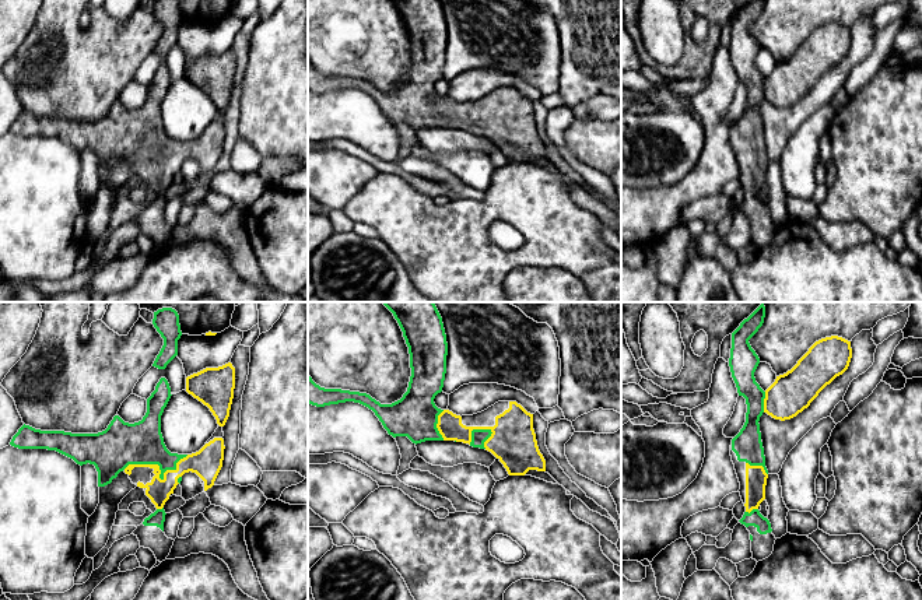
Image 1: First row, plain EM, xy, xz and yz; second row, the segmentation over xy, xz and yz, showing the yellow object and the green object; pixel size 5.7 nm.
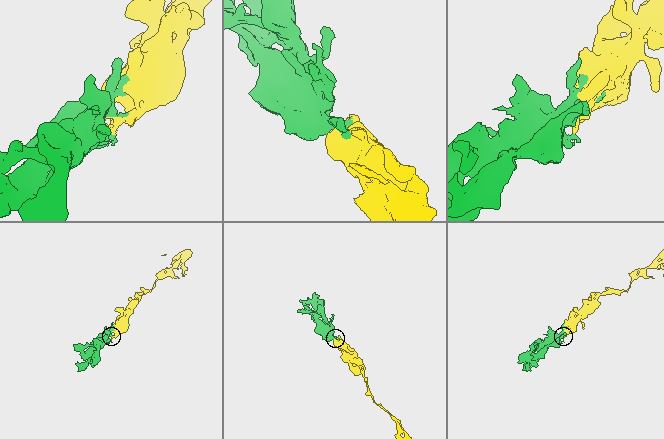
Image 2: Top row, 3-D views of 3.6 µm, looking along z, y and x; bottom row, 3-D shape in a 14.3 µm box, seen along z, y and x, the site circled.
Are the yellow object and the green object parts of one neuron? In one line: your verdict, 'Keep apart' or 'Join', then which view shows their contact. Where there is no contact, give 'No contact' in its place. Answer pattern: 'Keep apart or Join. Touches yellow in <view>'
Join. Touches yellow in xy

